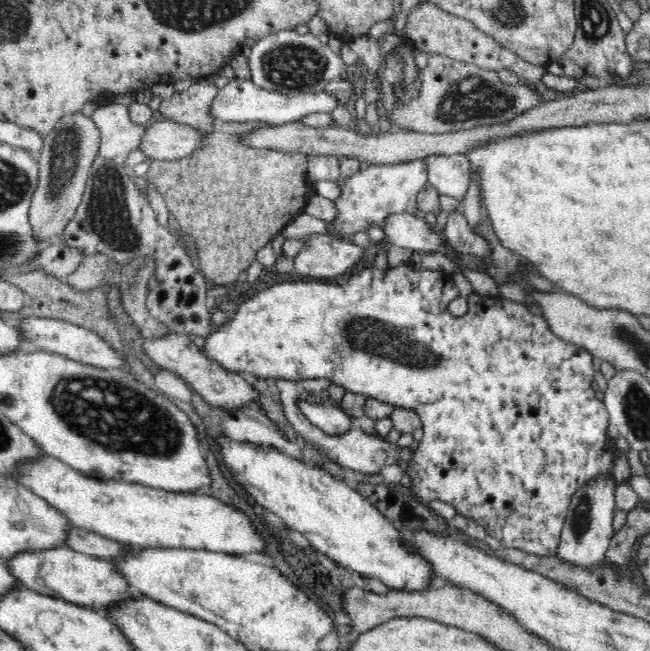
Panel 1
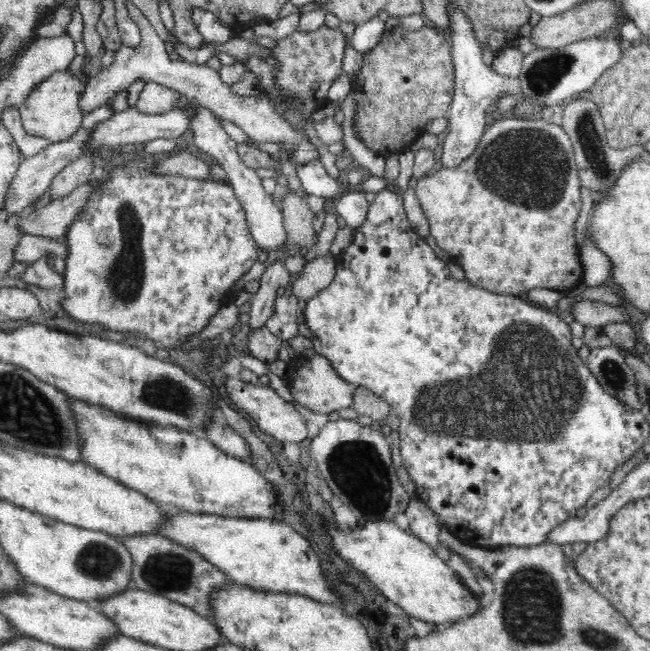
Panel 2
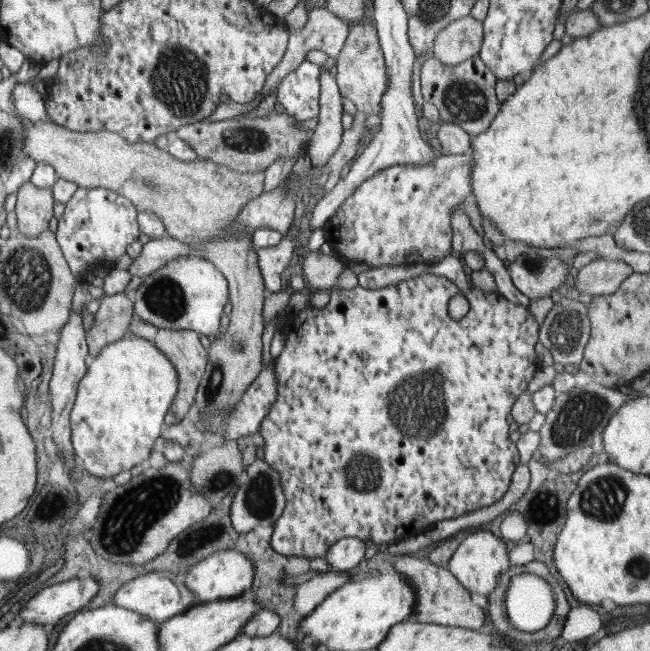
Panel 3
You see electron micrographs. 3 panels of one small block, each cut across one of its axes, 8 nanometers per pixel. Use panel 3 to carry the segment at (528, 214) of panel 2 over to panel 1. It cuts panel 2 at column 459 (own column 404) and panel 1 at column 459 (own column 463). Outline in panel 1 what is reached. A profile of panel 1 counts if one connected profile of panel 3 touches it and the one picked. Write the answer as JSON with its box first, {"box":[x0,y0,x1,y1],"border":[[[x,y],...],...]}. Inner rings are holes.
{"box":[424,154,471,201],"border":[[[434,154],[426,156],[424,160],[427,164],[428,186],[433,186],[439,195],[445,194],[462,201],[471,180],[467,155]]]}

